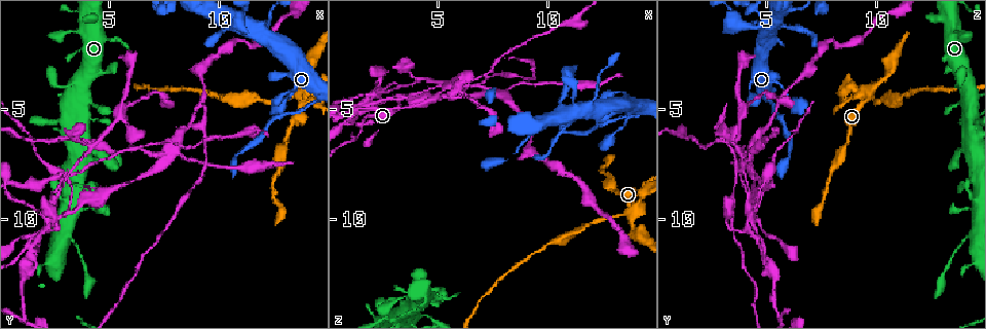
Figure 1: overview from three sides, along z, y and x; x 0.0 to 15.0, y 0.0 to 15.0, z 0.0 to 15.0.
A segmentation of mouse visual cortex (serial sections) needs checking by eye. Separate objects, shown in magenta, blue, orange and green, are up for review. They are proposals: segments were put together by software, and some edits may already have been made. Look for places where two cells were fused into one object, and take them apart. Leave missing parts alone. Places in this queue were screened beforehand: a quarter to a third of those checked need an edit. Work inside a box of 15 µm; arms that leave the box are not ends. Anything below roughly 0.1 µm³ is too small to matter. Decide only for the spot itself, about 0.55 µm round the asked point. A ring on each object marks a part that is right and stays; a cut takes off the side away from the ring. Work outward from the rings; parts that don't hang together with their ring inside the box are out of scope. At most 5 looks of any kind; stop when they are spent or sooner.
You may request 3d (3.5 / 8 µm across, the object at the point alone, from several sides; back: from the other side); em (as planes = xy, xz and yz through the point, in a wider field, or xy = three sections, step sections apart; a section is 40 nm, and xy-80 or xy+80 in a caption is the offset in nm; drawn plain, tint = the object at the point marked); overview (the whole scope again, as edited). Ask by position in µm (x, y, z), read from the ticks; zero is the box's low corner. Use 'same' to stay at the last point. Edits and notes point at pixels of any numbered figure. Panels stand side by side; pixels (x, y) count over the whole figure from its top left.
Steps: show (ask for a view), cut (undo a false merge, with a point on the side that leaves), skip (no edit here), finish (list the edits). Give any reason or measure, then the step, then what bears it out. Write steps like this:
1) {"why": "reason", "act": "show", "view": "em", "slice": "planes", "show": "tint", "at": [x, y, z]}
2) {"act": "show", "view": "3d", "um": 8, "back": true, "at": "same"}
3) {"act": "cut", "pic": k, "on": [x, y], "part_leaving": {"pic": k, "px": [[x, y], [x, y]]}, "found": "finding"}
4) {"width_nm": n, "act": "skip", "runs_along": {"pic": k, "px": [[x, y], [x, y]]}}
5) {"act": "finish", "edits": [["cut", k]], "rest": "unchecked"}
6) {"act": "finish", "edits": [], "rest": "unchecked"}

{"why": "thick turns thin", "act": "show", "view": "3d", "um": 3.5, "at": [2.2, 9.9, 4.3]}

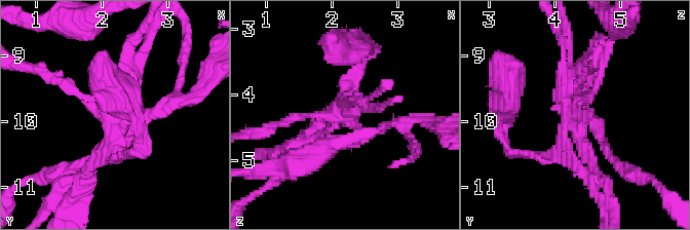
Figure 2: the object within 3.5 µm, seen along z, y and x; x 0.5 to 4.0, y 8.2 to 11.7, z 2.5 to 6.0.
{"act": "show", "view": "em", "slice": "xy", "step": 3, "show": "tint", "at": [2.25, 9.85, 4.35]}

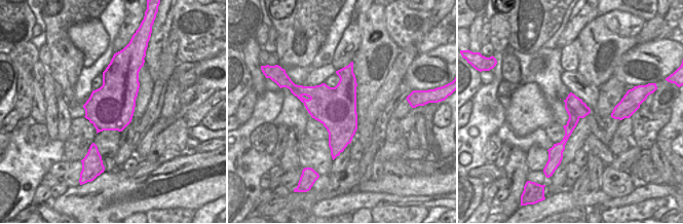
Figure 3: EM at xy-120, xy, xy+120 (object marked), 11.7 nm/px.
{"width_nm": 500, "act": "cut", "pic": 2, "on": [560, 108], "part_leaving": {"pic": 2, "px": [[590, 118], [567, 97], [569, 40]]}, "found": "a second cell is stuck on"}

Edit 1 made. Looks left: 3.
{"why": "four arms meet", "act": "show", "view": "3d", "um": 3.5, "at": [13.7, 4.4, 9.7]}

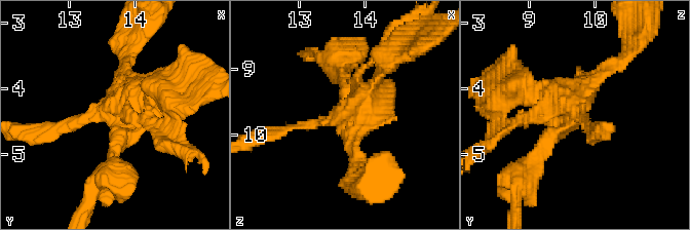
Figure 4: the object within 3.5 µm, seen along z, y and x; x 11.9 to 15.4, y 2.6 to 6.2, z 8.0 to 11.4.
{"why": "now the EM", "act": "show", "view": "em", "slice": "xy", "step": 3, "show": "tint", "at": [13.80, 4.30, 9.65]}

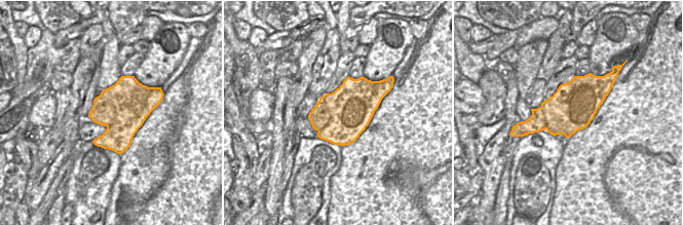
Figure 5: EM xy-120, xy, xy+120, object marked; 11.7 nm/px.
{"width_nm": 600, "act": "cut", "pic": 4, "on": [379, 51], "part_leaving": {"pic": 4, "px": [[336, 115], [275, 136], [257, 136]]}, "found": "two cells meet here"}

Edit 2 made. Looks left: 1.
{"act": "finish", "edits": [["cut", 2], ["cut", 4]], "rest": "unchecked"}

